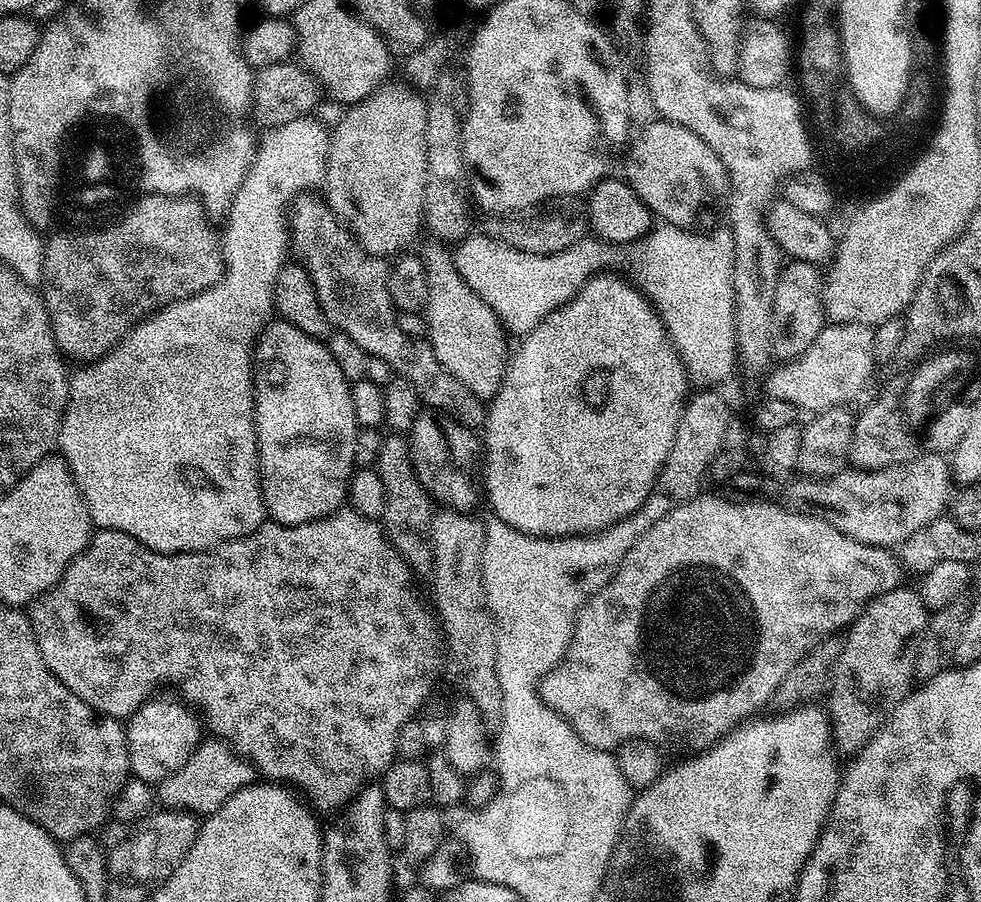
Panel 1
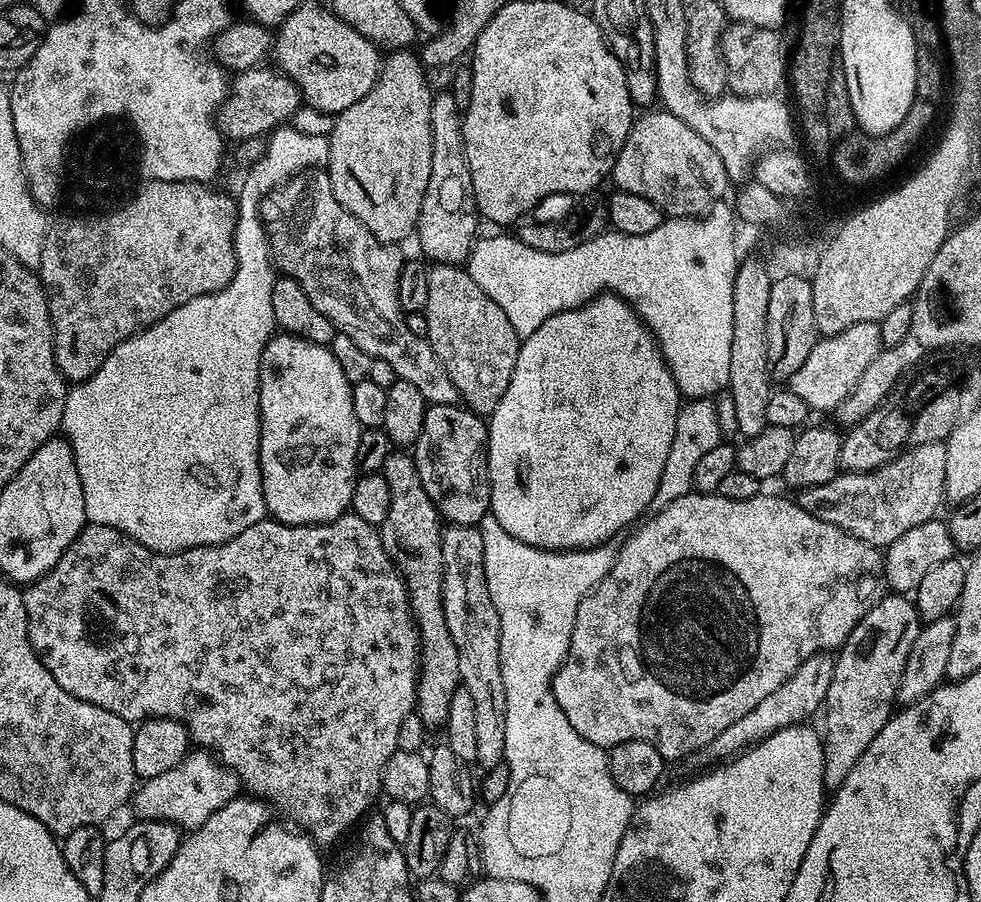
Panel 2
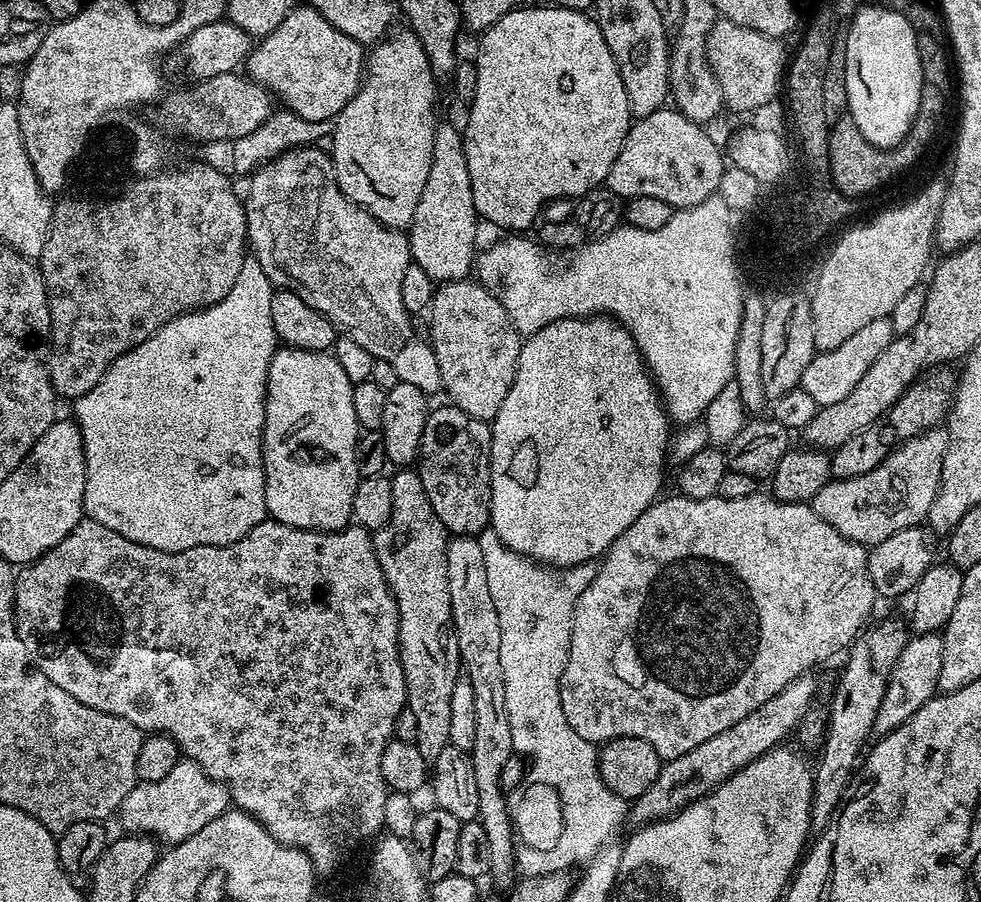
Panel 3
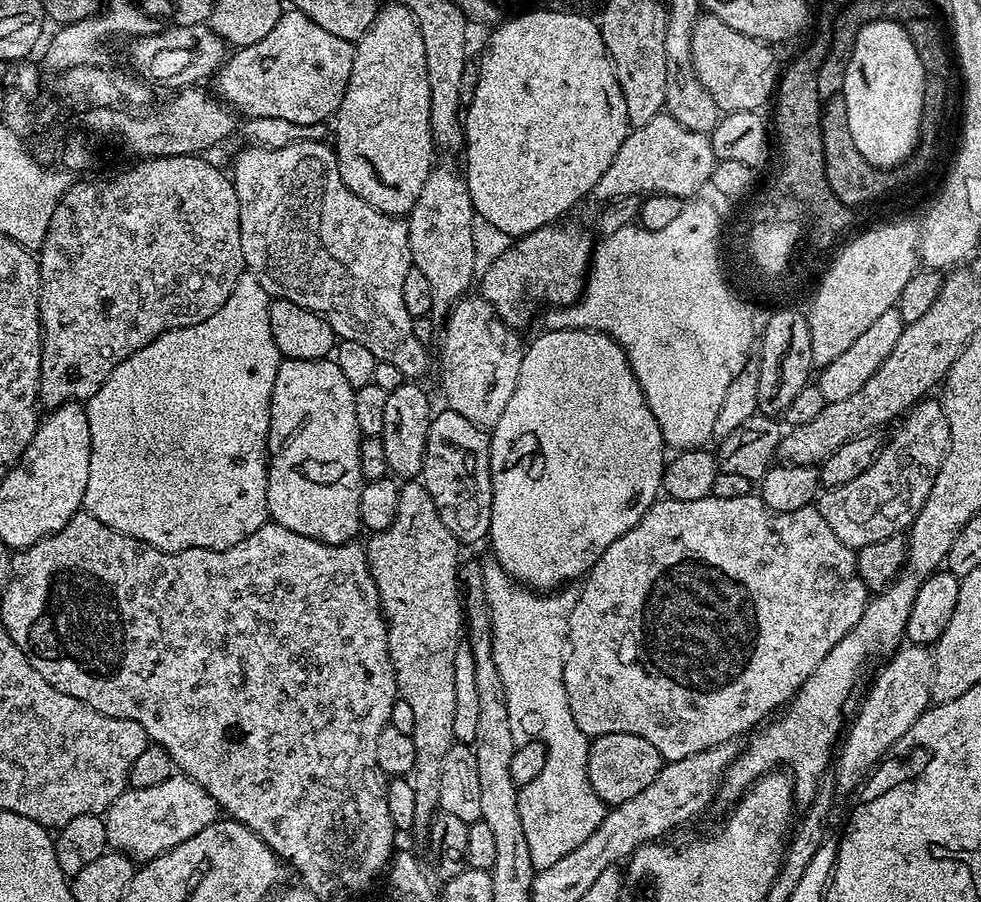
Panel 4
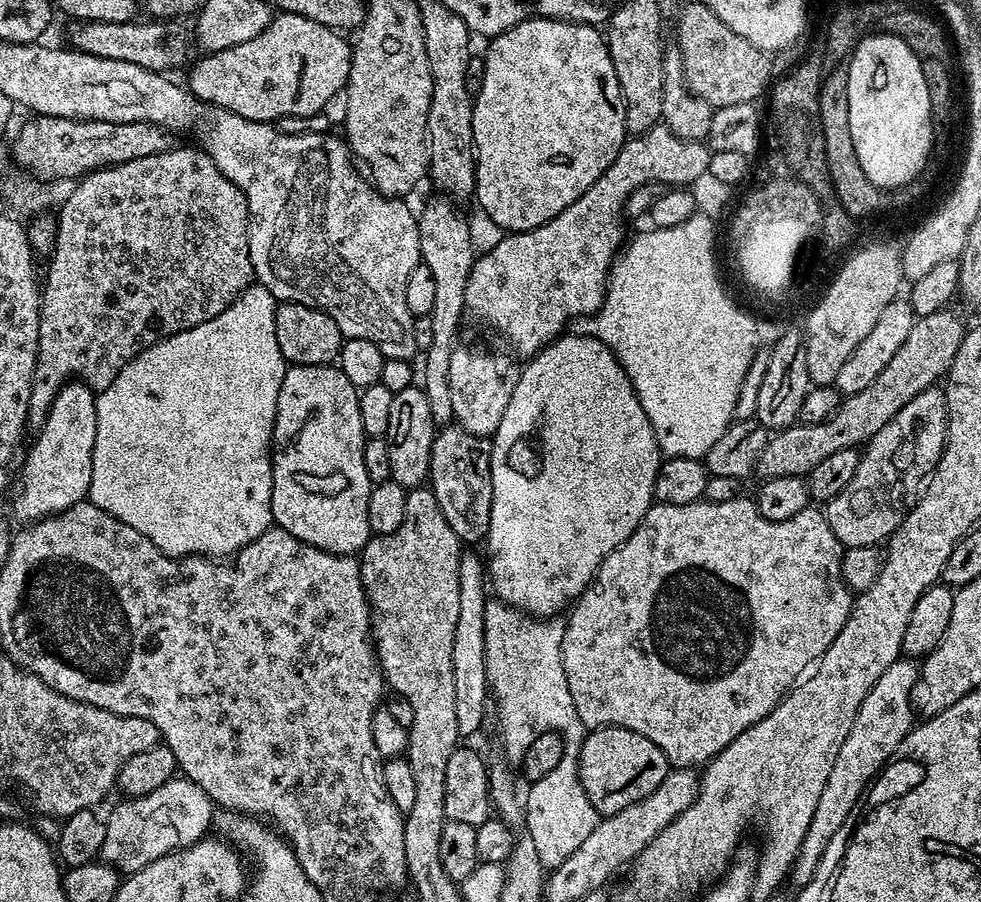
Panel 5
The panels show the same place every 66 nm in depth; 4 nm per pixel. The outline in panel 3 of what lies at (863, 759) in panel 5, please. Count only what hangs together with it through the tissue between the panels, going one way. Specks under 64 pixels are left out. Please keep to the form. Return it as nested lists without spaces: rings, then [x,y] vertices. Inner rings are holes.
[[[922,632],[913,635],[902,646],[902,654],[898,654],[898,662],[890,674],[890,682],[886,686],[886,694],[882,694],[882,706],[878,706],[875,731],[883,734],[893,732],[906,718],[910,718],[926,702],[938,692],[938,674],[942,674],[942,642],[940,632]]]

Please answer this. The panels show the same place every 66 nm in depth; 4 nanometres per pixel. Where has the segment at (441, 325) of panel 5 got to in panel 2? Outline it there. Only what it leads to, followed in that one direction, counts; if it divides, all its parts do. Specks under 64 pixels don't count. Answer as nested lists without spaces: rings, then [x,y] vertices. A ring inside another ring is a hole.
[[[437,91],[430,102],[430,134],[432,135],[432,157],[430,158],[430,182],[426,186],[426,194],[422,198],[422,210],[418,214],[415,239],[420,239],[420,248],[425,252],[432,264],[458,264],[463,265],[472,253],[472,245],[478,239],[476,232],[476,199],[474,198],[474,186],[470,178],[470,166],[466,162],[466,150],[464,149],[464,121],[458,106],[454,103],[451,91]]]

